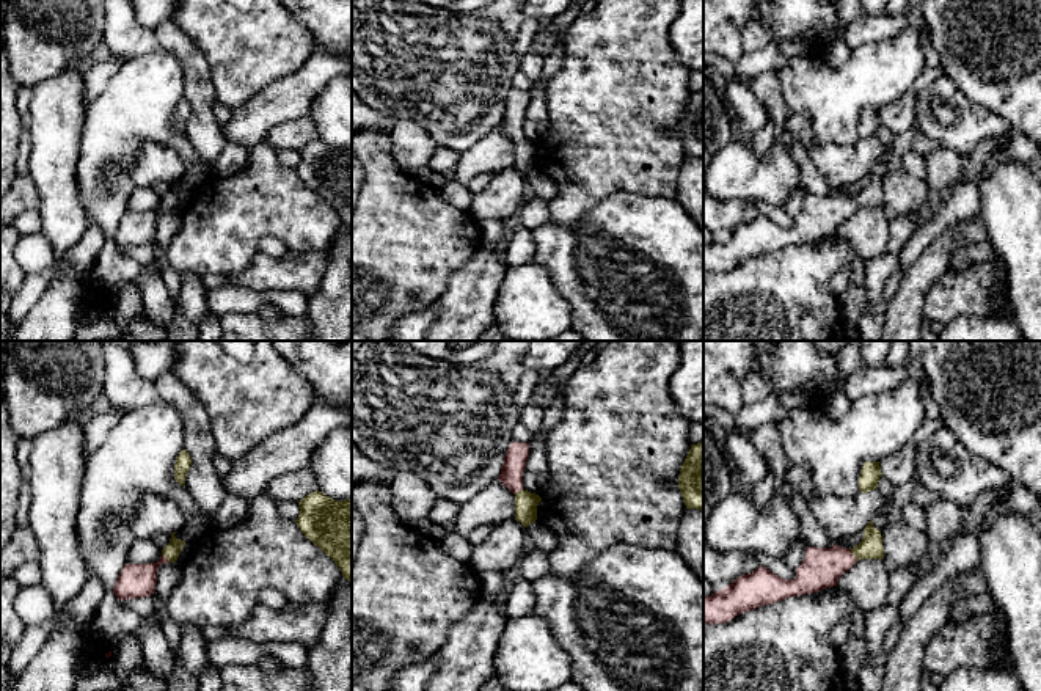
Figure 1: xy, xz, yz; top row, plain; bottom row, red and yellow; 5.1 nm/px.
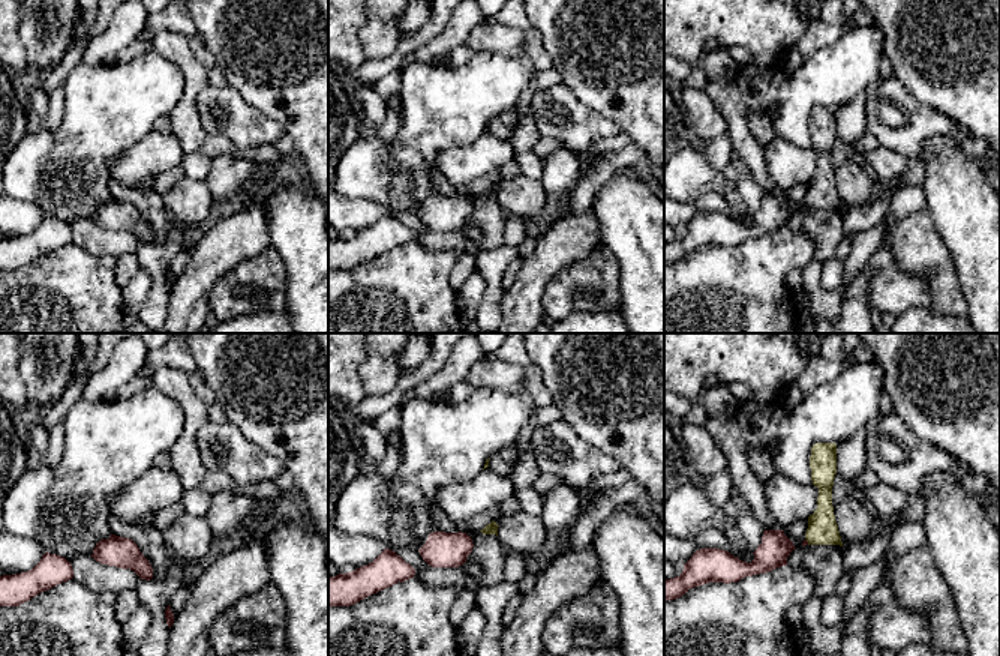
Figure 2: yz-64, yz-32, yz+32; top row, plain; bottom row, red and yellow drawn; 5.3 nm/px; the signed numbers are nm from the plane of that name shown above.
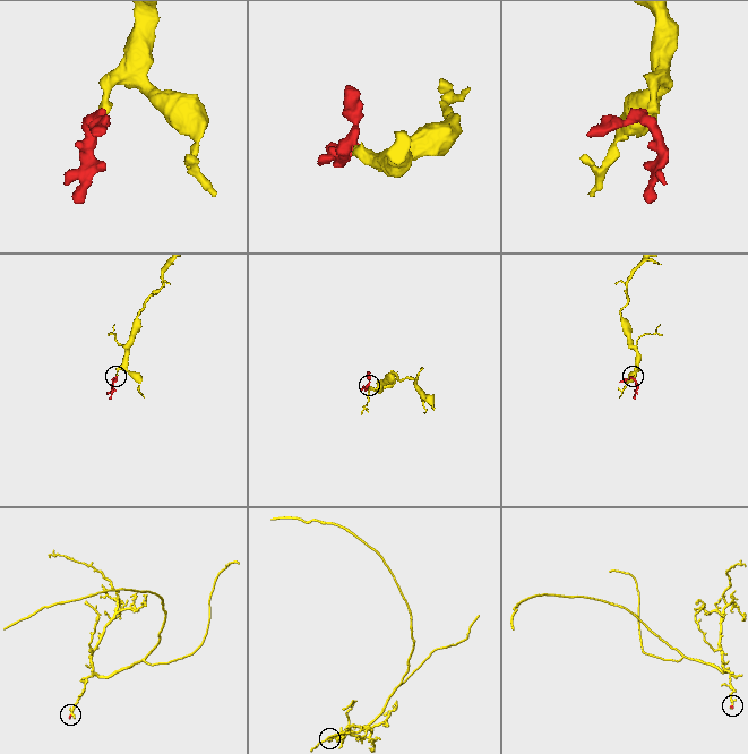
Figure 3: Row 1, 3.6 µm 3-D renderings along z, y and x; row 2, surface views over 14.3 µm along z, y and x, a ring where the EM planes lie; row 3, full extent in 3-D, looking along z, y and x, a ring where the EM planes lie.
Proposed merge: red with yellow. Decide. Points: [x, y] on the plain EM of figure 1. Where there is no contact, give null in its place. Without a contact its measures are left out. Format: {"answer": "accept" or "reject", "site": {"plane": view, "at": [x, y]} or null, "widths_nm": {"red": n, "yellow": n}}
{"answer": "accept", "site": {"plane": "xz", "at": [518, 138]}, "widths_nm": {"red": 120, "yellow": 120}}

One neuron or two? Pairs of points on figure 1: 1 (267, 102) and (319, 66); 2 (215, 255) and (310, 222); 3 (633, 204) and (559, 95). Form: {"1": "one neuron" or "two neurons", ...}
{"1": "one neuron", "2": "one neuron", "3": "two neurons"}

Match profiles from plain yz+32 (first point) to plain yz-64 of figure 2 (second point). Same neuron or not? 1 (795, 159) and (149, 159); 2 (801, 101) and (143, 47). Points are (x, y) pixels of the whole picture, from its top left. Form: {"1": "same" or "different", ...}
{"1": "same", "2": "different"}

